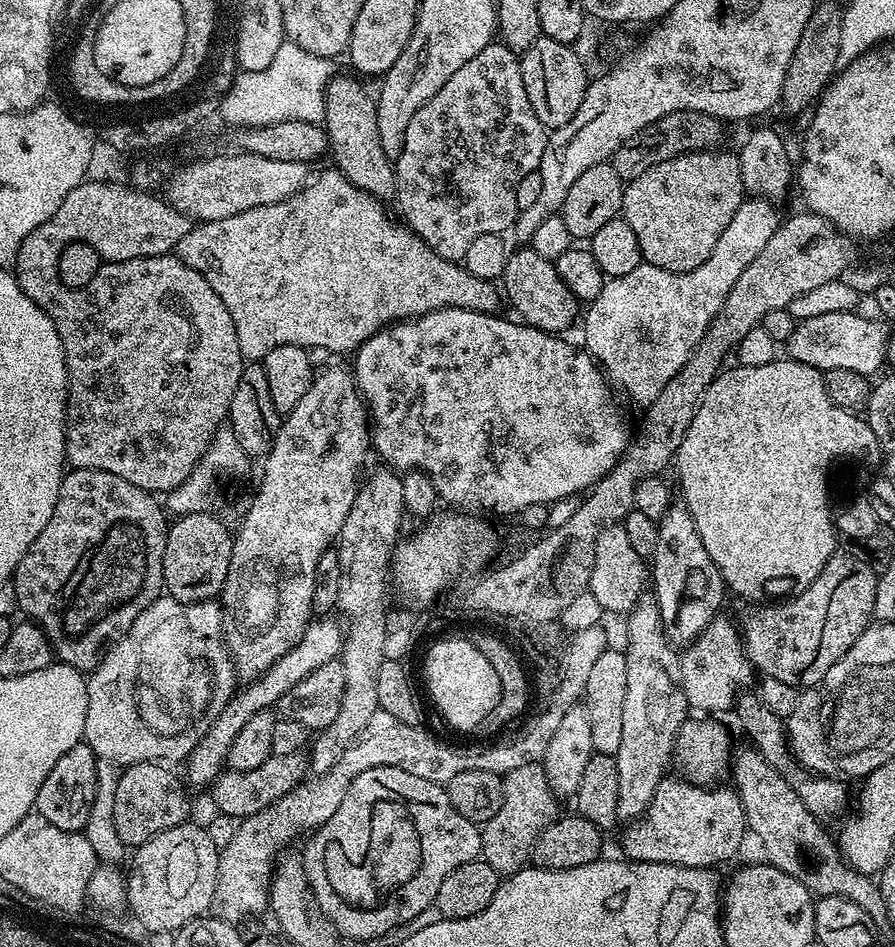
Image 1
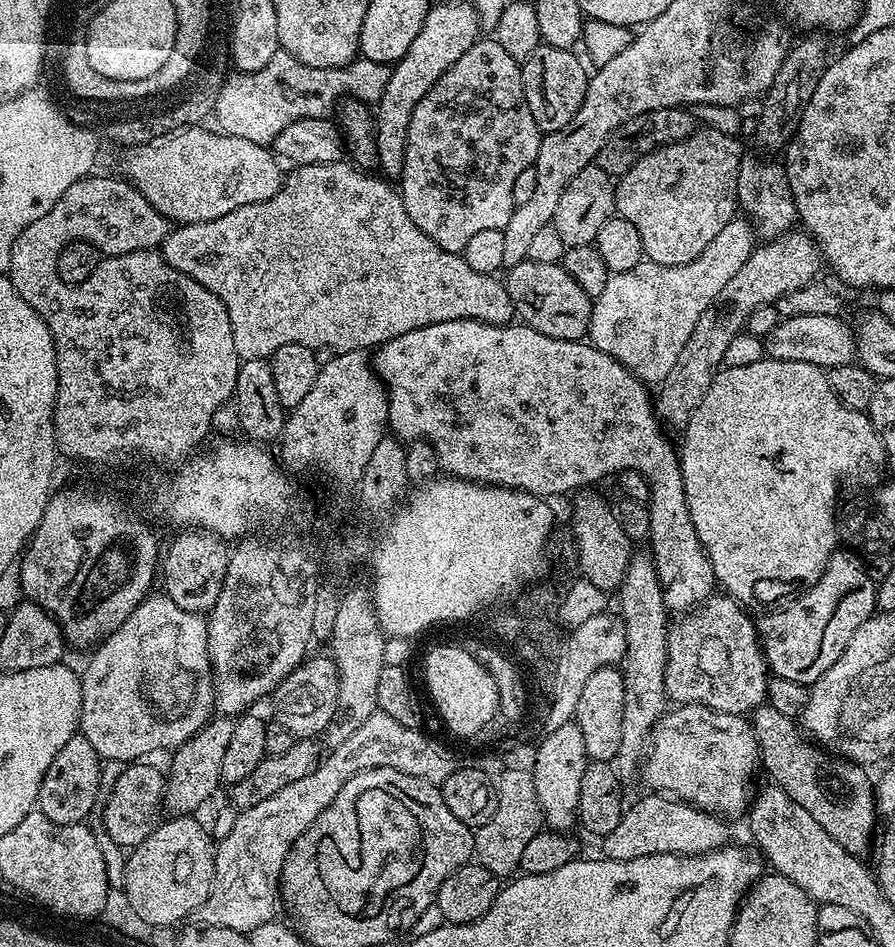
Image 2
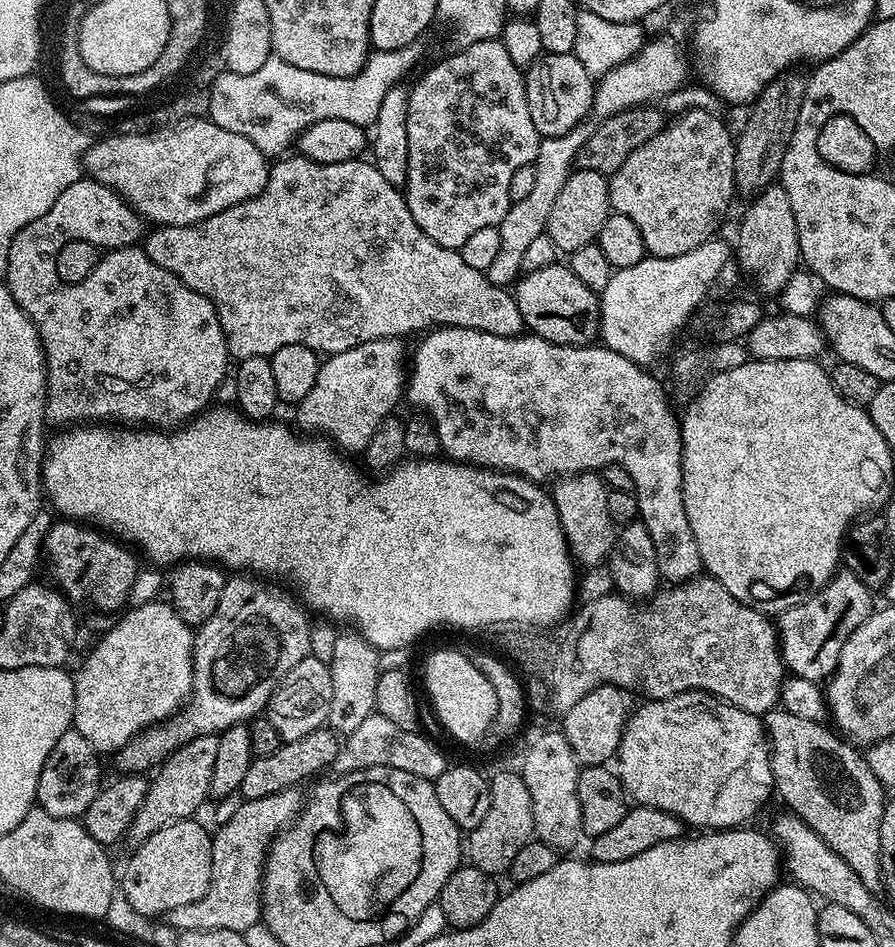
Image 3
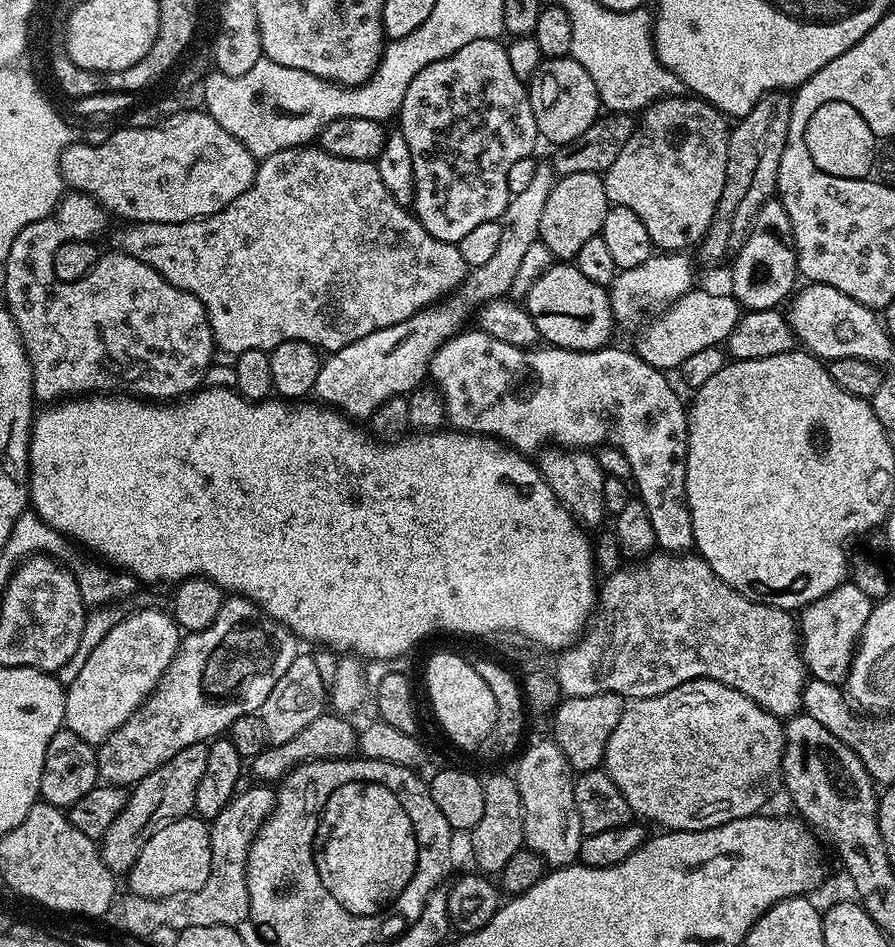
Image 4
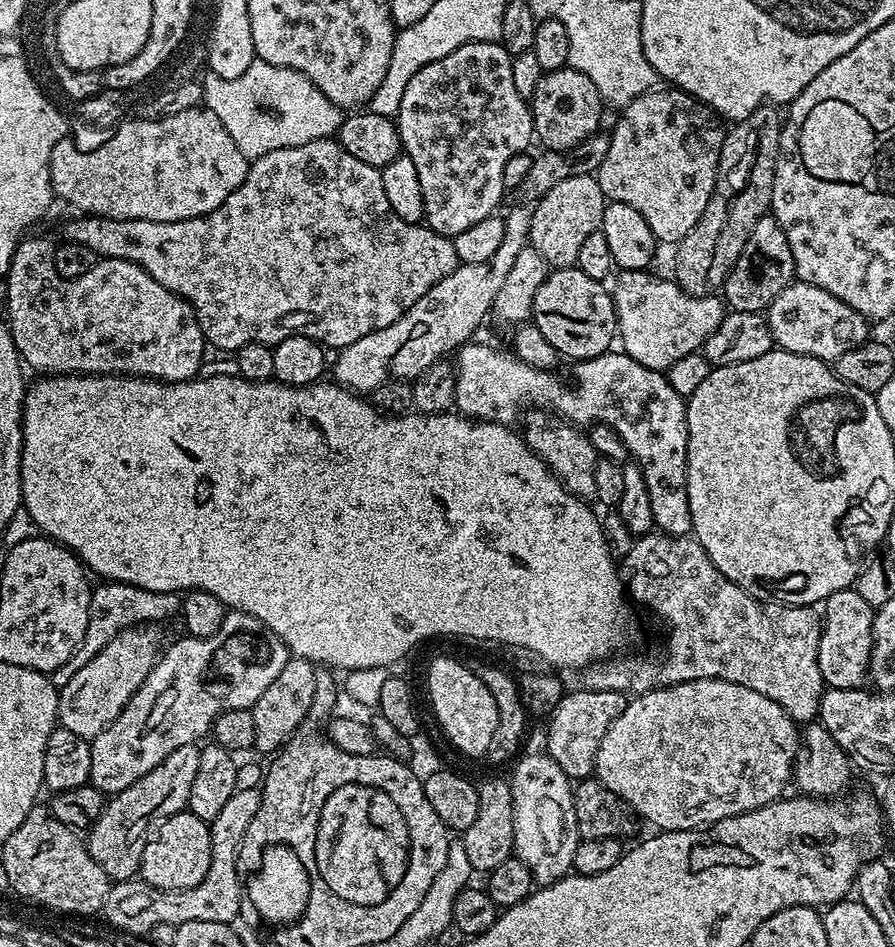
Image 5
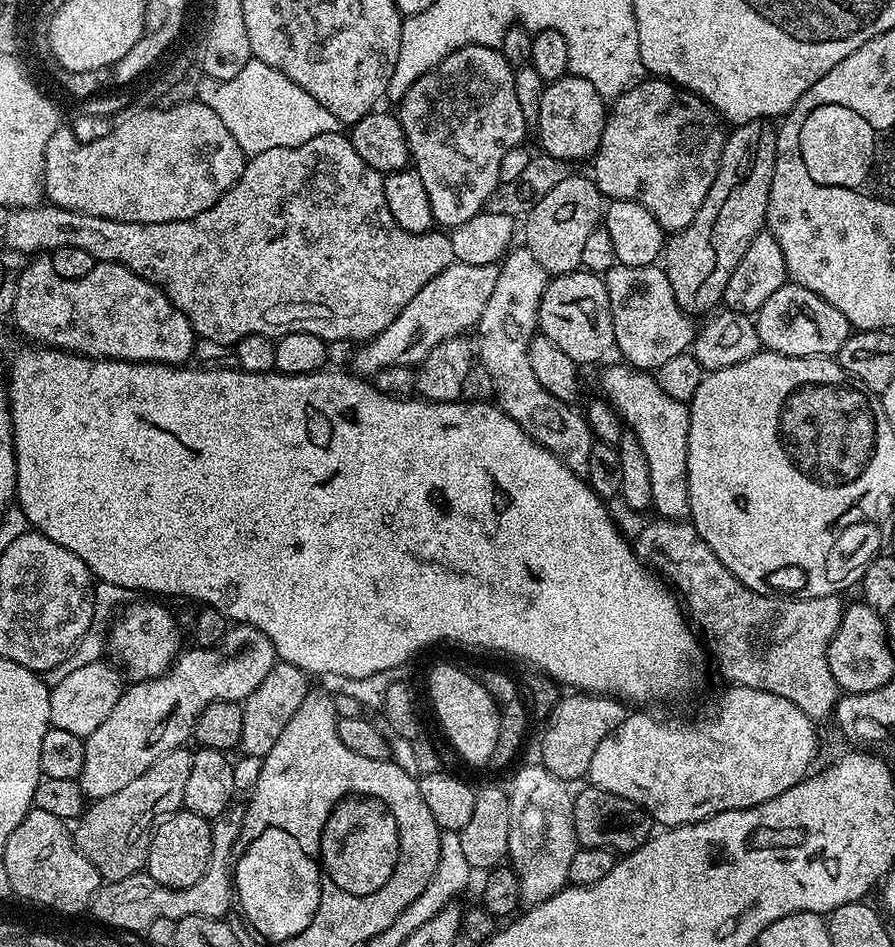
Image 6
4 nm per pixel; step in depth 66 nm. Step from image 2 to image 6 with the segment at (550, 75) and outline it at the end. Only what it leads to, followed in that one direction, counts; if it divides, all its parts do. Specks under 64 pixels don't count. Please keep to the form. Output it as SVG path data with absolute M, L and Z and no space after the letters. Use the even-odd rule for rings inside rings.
M569 74L545 83L534 132L540 135L540 144L544 147L541 148L543 155L569 162L591 161L602 142L605 119L605 97L600 96L598 90L594 90L594 85L586 82L586 78Z

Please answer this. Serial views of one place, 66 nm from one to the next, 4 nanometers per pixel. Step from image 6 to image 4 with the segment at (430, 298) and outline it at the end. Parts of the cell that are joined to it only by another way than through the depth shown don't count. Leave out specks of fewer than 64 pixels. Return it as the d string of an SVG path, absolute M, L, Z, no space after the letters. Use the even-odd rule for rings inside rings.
M540 162L536 165L536 173L530 181L527 190L522 190L522 194L512 196L508 201L506 210L500 216L500 229L502 235L498 242L498 251L494 253L494 258L486 261L486 266L471 269L470 275L459 289L443 297L439 302L432 304L429 308L422 309L421 312L414 313L406 322L398 322L389 328L375 328L366 338L358 338L358 342L350 342L350 346L342 346L342 350L331 353L321 363L318 370L318 378L314 382L312 392L319 403L335 408L344 413L345 416L356 422L367 421L386 402L394 396L404 396L411 393L412 389L421 387L425 383L430 372L430 365L434 354L444 343L457 332L465 327L468 315L488 303L490 300L499 300L507 297L512 291L514 274L518 274L518 266L522 262L526 250L534 246L534 242L540 238L540 223L542 222L542 210L546 206L546 198L550 198L550 190L554 183L554 173L547 163Z

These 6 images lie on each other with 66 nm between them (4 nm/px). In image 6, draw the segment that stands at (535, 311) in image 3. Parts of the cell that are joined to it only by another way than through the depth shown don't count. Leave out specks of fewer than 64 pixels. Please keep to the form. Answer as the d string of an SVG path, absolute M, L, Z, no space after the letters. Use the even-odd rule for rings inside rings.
M587 270L551 277L542 294L538 328L578 366L592 364L595 360L602 359L608 351L611 353L616 339L610 314L610 298L606 294L603 279L597 273Z

